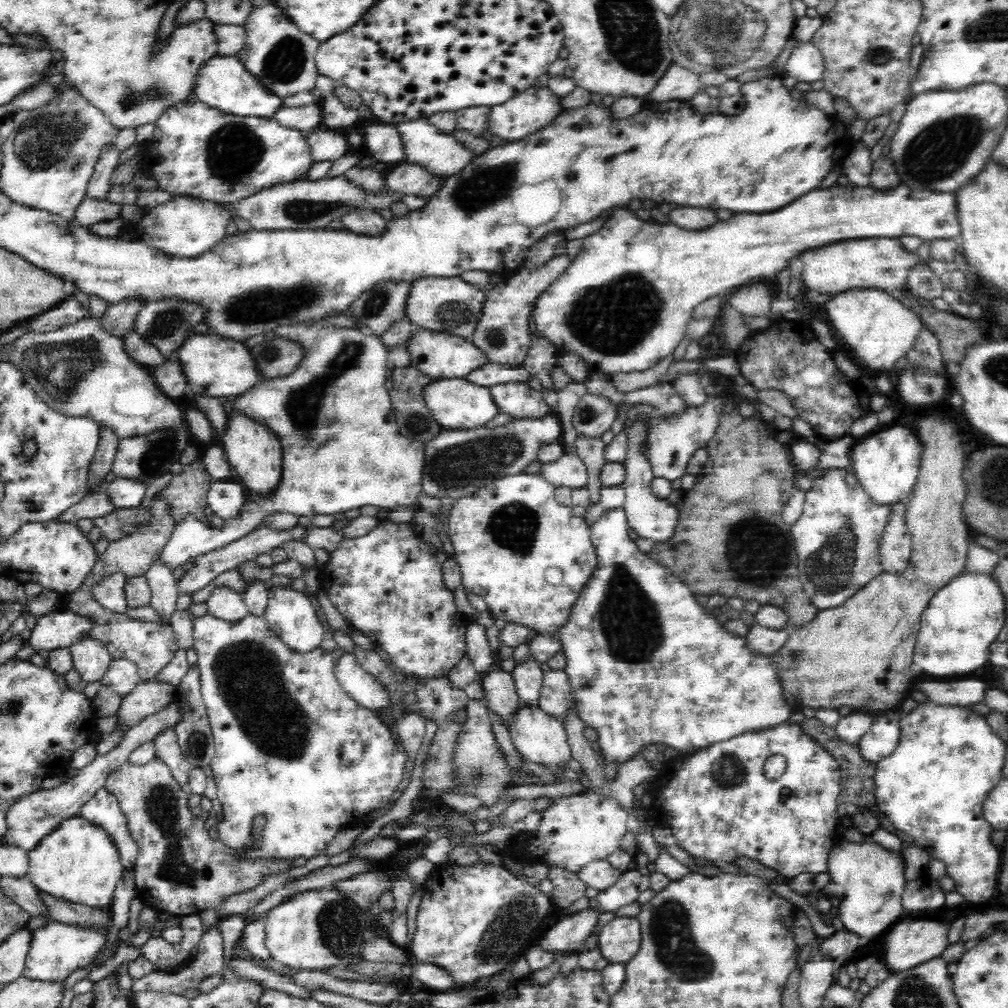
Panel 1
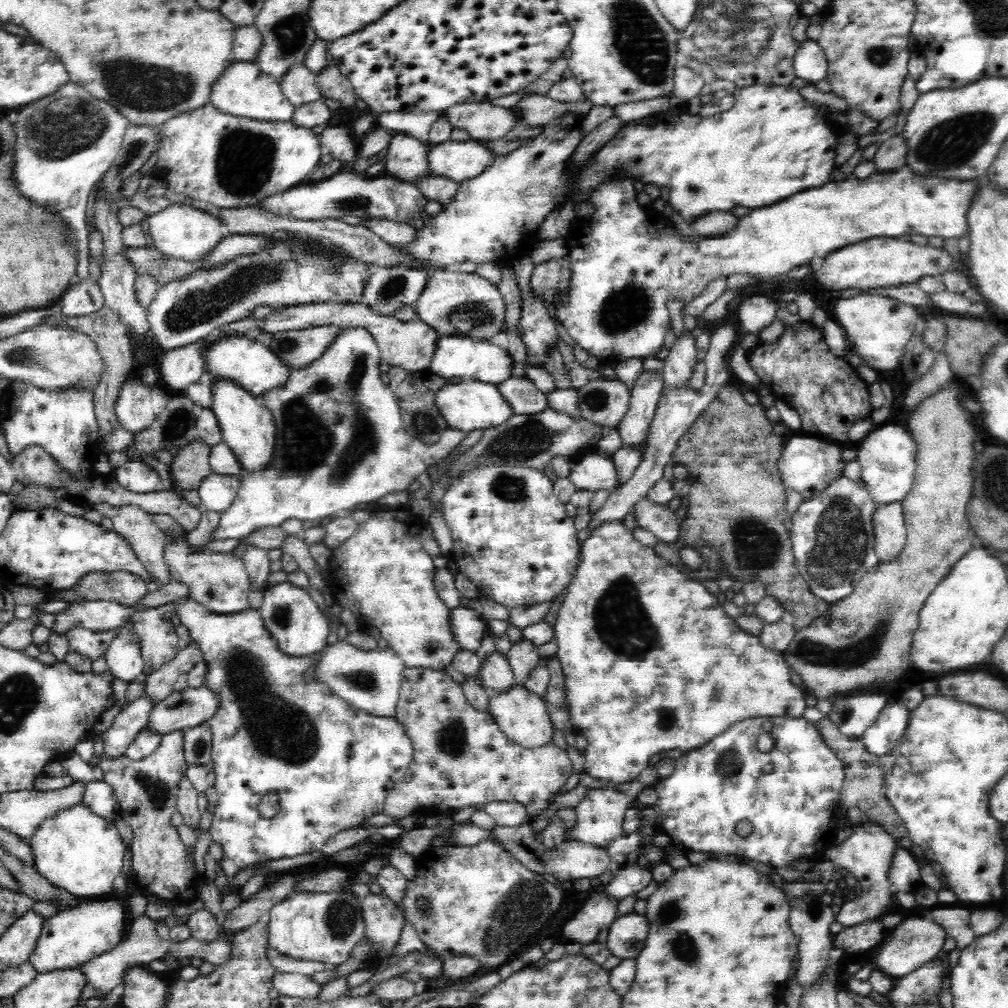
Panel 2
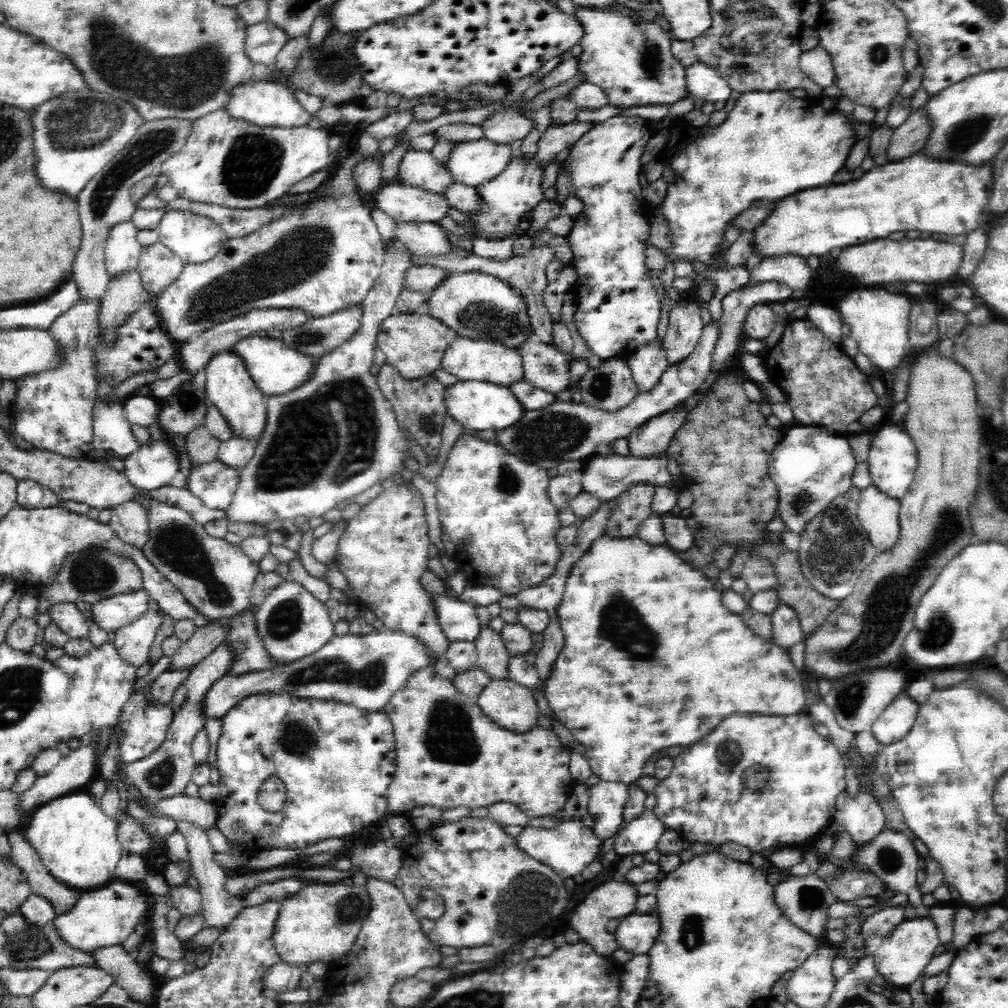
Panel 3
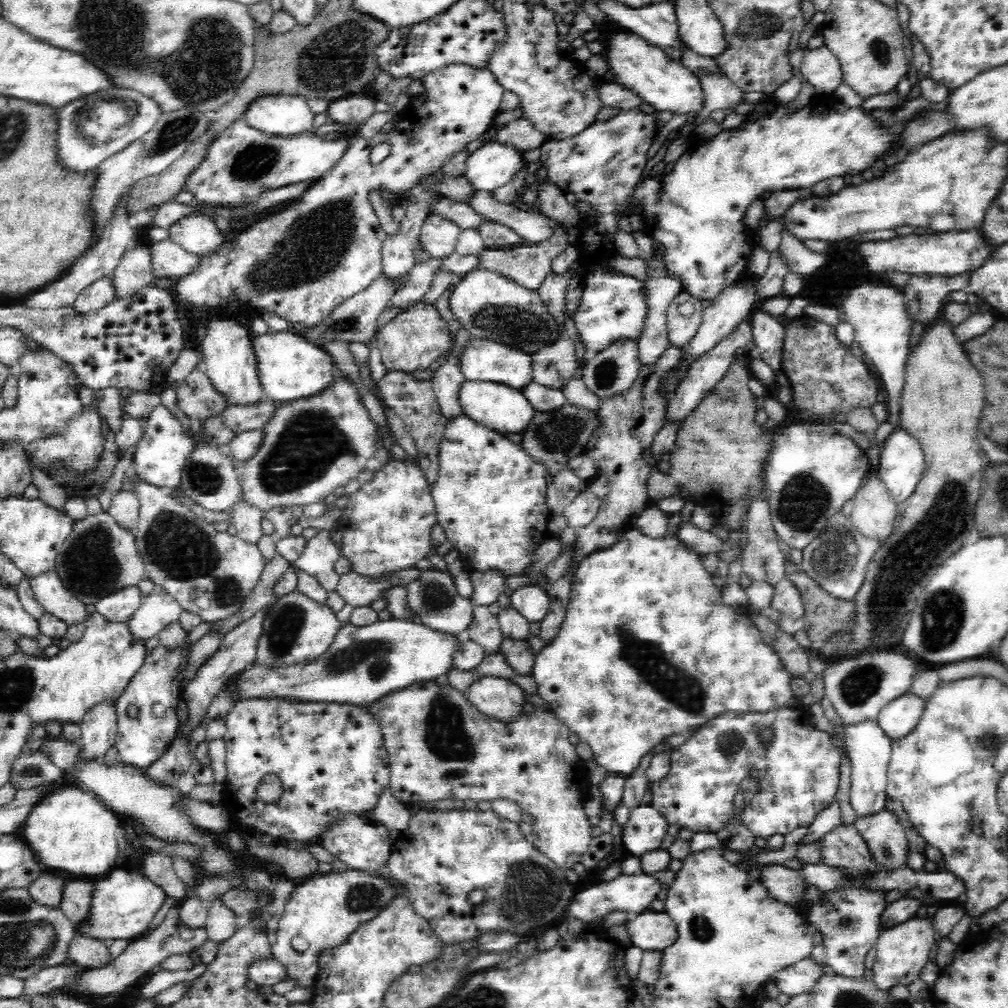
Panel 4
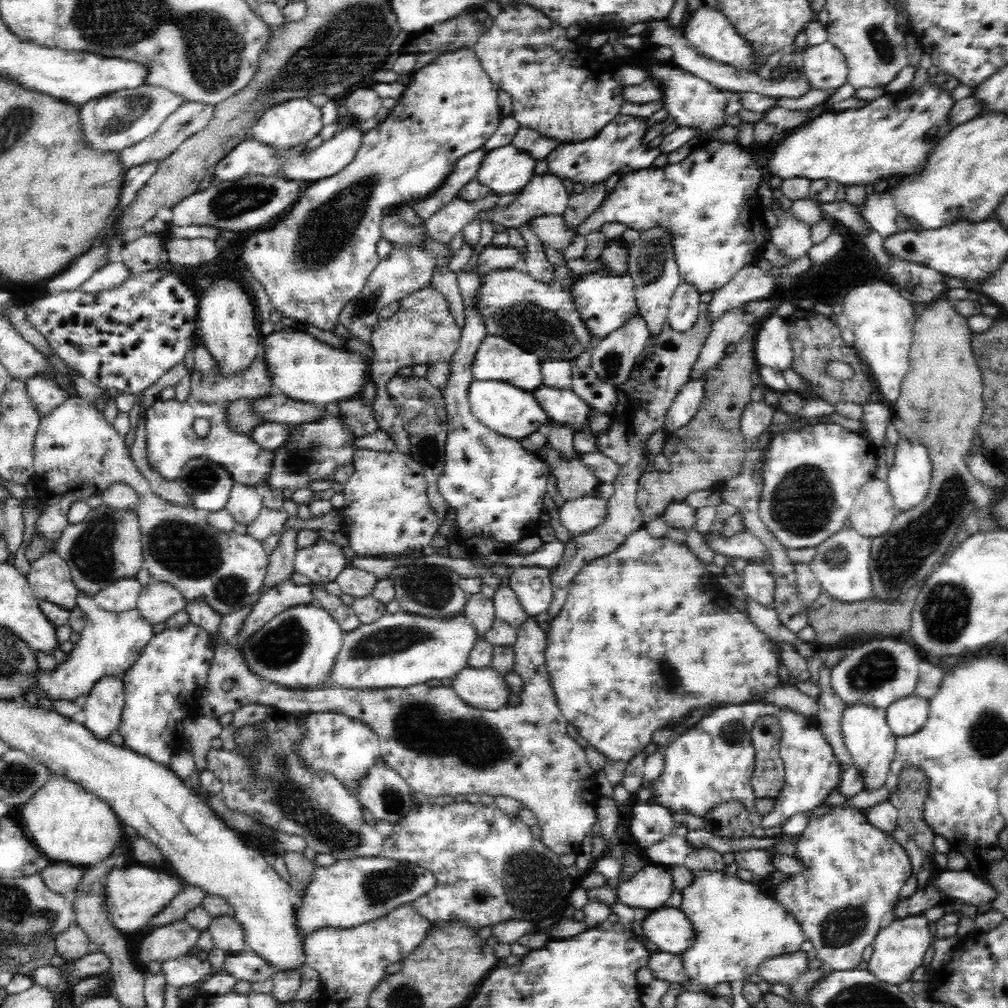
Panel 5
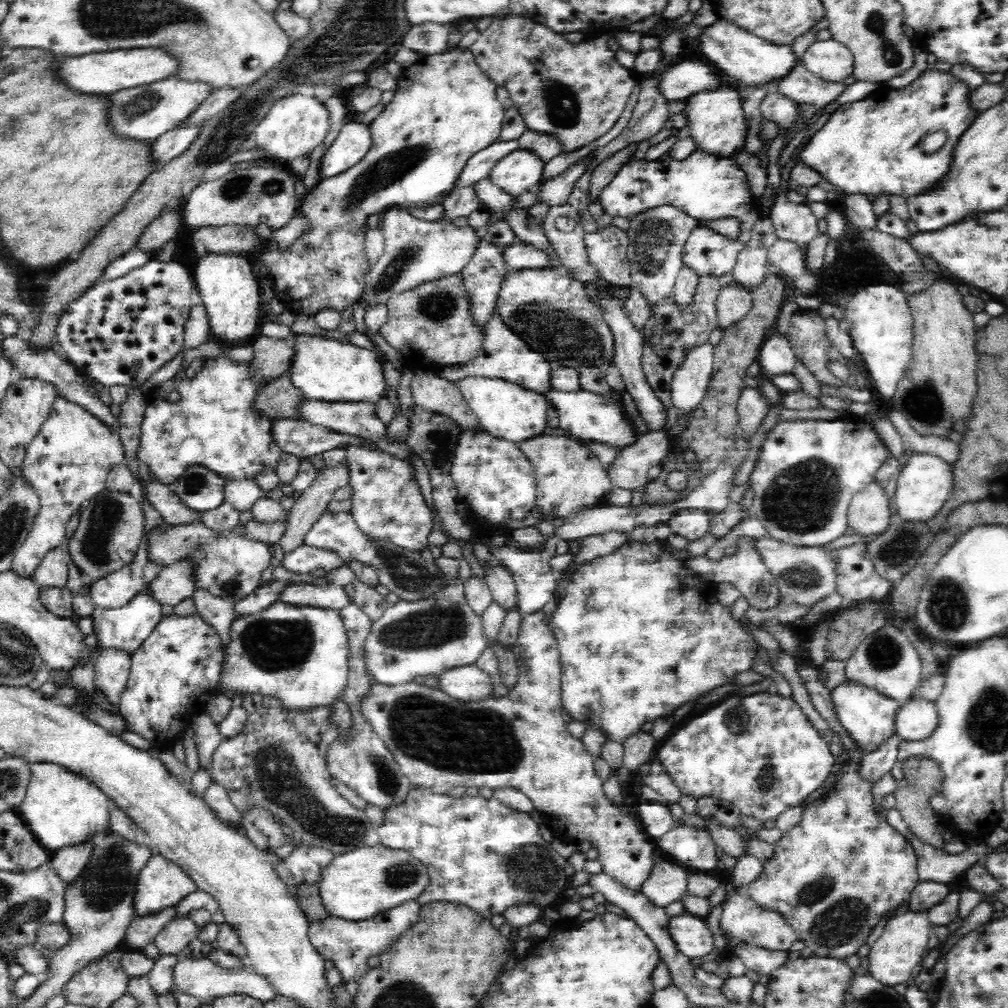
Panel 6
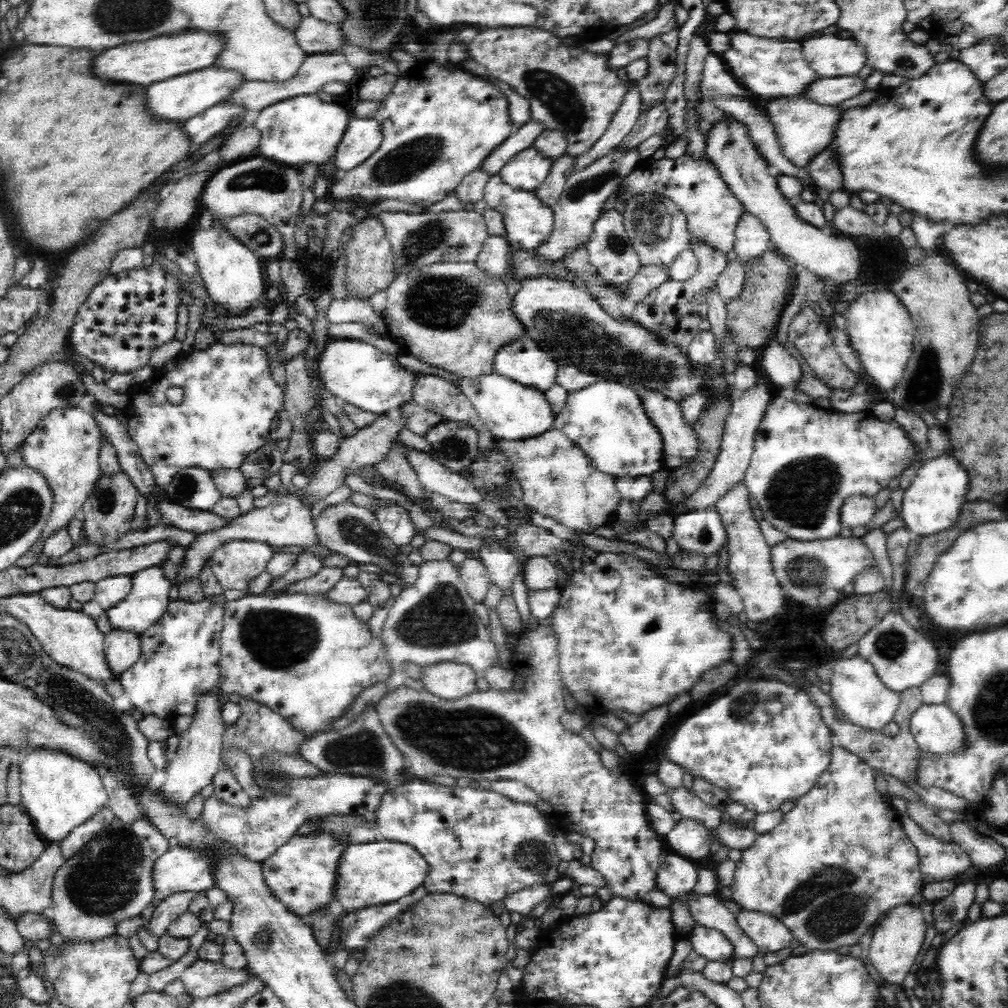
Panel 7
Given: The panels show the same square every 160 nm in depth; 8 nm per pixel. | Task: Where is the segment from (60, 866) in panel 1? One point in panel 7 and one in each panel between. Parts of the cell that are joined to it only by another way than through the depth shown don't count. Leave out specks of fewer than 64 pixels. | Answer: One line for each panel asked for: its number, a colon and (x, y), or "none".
2: (82, 853)
3: (79, 844)
4: (70, 831)
5: (67, 824)
6: (61, 809)
7: (58, 791)

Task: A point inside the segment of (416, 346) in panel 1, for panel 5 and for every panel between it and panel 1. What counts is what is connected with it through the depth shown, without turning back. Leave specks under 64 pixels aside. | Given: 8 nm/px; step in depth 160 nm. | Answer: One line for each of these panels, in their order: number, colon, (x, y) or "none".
2: (470, 359)
3: (468, 359)
4: (482, 360)
5: (499, 359)

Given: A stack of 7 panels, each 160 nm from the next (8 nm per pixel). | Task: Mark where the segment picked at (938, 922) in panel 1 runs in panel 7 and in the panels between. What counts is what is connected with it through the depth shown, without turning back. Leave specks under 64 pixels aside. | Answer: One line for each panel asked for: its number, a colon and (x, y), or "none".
2: (917, 939)
3: (901, 958)
4: (902, 951)
5: (898, 949)
6: (903, 944)
7: (897, 940)

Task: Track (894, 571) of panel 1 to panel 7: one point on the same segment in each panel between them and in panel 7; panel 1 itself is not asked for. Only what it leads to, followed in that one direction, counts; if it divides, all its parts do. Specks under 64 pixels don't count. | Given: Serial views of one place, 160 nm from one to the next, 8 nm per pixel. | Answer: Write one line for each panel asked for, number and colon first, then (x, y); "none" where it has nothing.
2: (890, 531)
3: (879, 515)
4: (874, 514)
5: (873, 513)
6: (869, 514)
7: (858, 511)

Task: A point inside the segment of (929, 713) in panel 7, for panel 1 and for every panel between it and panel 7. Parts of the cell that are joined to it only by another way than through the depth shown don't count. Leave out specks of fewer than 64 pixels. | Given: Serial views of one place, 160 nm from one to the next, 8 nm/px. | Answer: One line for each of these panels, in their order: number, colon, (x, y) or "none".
1: (879, 742)
2: (883, 735)
3: (897, 718)
4: (897, 718)
5: (906, 716)
6: (916, 719)

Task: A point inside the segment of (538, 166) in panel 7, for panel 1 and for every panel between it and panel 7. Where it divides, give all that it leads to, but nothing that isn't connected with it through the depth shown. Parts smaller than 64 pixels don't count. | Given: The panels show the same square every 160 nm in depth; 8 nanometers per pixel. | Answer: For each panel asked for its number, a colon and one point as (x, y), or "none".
1: (423, 144)
2: (459, 161)
3: (472, 163)
4: (493, 165)
5: (503, 170)
6: (518, 172)

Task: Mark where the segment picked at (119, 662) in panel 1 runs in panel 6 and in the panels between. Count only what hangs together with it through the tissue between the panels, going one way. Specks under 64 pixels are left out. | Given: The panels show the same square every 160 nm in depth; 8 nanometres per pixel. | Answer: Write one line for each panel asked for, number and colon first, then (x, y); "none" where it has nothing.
2: (123, 659)
3: (132, 642)
4: (156, 611)
5: (157, 601)
6: (174, 583)

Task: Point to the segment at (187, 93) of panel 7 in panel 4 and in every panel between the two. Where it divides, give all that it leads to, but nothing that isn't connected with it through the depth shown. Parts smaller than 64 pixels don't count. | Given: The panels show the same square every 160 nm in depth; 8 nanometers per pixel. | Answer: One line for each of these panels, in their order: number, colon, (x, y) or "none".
4: (92, 128)
5: (113, 122)
6: (143, 113)

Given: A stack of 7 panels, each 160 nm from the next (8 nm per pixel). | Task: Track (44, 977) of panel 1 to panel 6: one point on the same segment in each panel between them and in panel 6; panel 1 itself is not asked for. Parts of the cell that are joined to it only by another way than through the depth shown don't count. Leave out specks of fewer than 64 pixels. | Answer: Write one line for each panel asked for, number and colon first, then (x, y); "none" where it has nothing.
2: (69, 939)
3: (106, 917)
4: (123, 903)
5: (135, 893)
6: (161, 883)

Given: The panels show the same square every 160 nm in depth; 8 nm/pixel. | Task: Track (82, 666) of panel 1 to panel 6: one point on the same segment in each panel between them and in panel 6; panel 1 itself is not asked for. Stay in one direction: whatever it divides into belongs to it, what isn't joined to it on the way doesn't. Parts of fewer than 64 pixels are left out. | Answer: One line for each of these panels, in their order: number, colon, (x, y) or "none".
2: (88, 644)
3: (72, 622)
4: (48, 589)
5: (50, 579)
6: (52, 572)

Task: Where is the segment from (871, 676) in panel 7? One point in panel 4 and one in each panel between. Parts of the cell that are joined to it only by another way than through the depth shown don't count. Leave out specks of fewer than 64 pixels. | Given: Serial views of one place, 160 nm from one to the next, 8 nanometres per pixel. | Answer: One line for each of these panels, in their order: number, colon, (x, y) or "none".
4: (868, 748)
5: (867, 736)
6: (868, 717)

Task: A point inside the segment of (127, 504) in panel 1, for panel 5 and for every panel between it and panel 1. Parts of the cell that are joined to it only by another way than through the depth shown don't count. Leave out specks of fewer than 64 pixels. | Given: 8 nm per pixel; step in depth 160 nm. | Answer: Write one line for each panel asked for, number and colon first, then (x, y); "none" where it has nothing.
2: (133, 476)
3: (148, 468)
4: (159, 456)
5: (171, 442)

